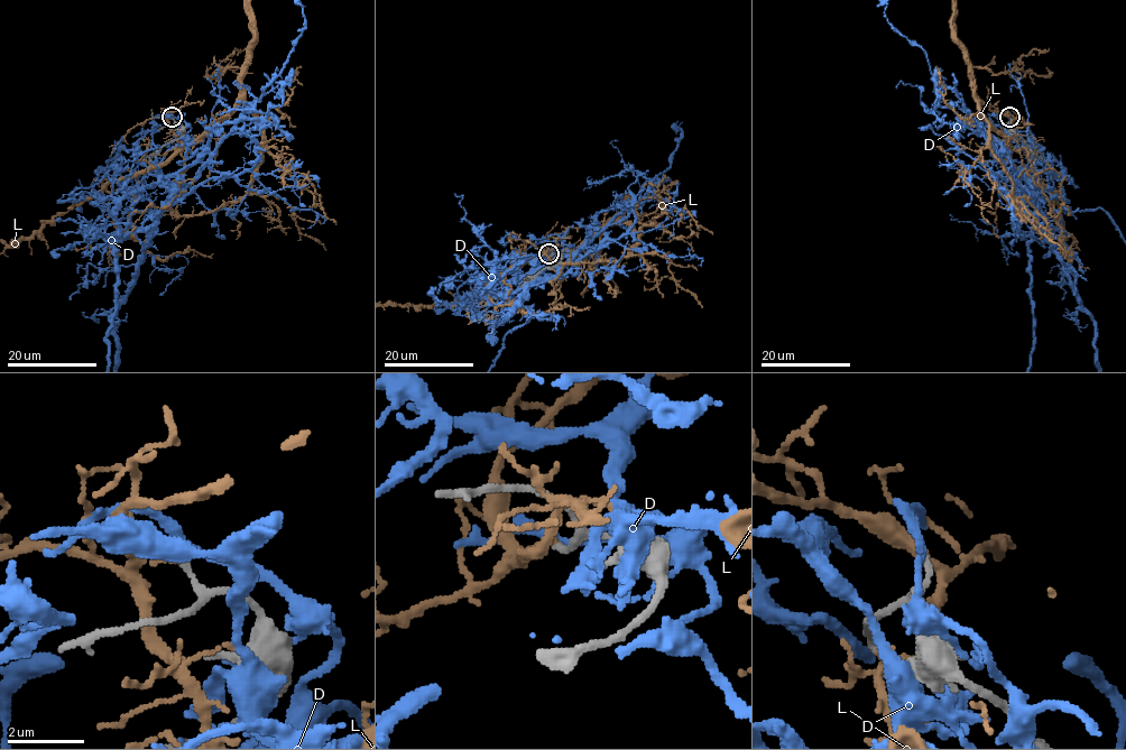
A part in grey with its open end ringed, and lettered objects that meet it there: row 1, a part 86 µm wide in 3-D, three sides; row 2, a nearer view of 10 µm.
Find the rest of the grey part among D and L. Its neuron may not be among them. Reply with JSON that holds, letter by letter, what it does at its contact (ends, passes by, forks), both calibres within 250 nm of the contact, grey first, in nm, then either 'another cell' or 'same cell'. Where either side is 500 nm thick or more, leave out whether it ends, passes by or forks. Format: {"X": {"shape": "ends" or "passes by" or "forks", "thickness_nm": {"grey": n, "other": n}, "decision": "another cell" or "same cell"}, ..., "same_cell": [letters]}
{"D": {"shape": "passes by", "thickness_nm": {"grey": 160, "other": 200}, "decision": "another cell"}, "L": {"shape": "ends", "thickness_nm": {"grey": 200, "other": 70}, "decision": "another cell"}, "same_cell": []}

